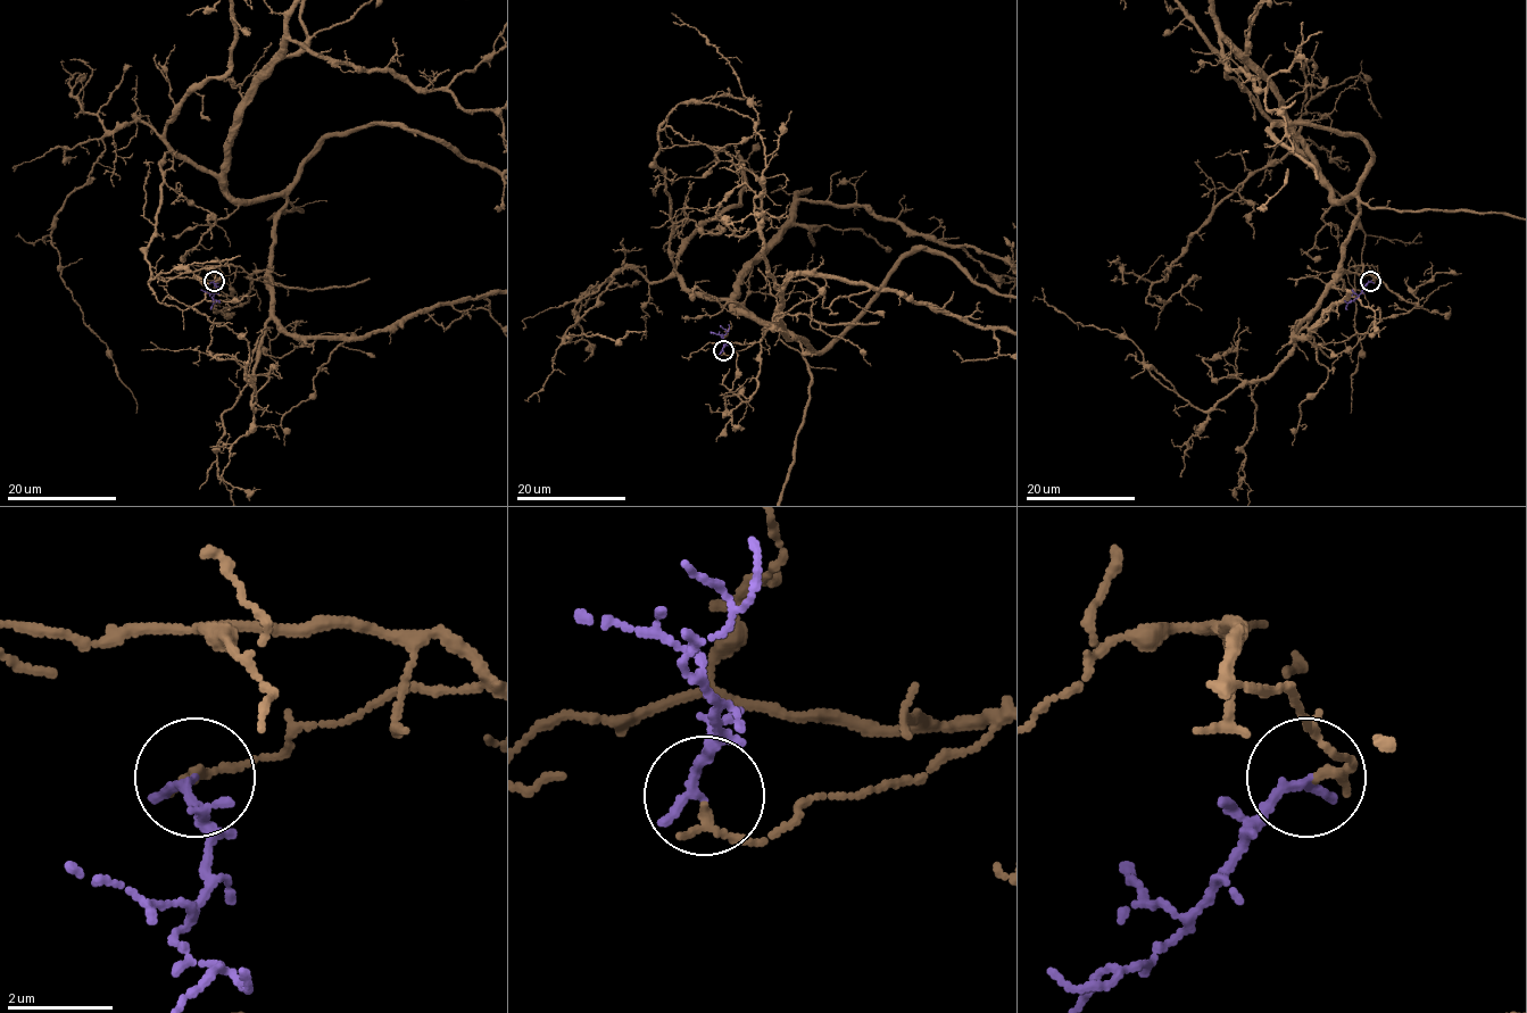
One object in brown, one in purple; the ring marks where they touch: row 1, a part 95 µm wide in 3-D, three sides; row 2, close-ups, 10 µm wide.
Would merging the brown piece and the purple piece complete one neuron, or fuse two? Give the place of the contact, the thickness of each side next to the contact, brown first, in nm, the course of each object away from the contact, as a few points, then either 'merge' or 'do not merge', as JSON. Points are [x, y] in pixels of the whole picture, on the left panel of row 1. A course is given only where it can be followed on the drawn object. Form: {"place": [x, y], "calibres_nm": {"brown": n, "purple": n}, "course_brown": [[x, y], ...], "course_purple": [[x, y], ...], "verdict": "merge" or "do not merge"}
{"place": [214, 281], "calibres_nm": {"brown": 180, "purple": 190}, "course_purple": [[214, 280], [213, 297], [216, 300], [210, 309]], "verdict": "do not merge"}

